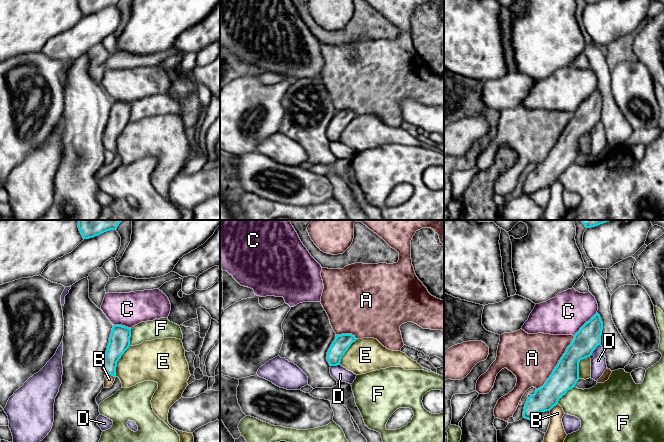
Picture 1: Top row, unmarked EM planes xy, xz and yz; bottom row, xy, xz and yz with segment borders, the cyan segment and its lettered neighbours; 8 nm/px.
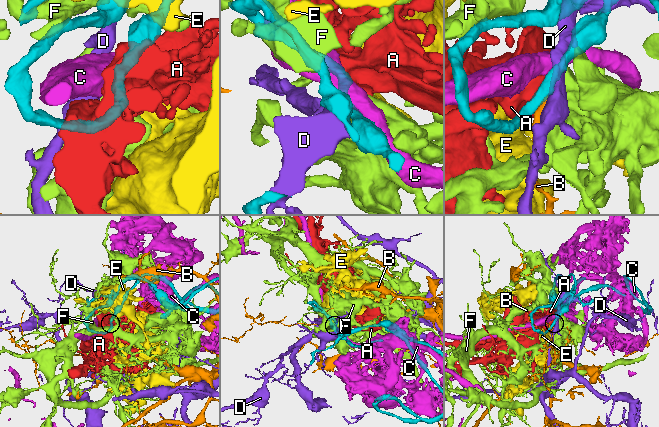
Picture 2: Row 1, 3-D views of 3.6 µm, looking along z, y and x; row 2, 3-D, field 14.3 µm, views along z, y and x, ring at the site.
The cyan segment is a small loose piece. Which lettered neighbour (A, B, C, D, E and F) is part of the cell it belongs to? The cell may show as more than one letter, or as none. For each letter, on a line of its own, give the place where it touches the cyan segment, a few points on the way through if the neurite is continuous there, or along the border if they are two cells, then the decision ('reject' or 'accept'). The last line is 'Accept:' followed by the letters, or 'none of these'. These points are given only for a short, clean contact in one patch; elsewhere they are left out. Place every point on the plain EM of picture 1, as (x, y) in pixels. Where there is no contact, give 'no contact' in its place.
A: contact yz (557, 140); reject
B: contact xy (111, 150); reject
C: contact yz (584, 100); reject
D: contact yz (594, 125); reject
E: contact xy (118, 136); way xy (119, 117), (118, 136), (149, 137); accept
F: contact yz (564, 170); reject
Accept: E

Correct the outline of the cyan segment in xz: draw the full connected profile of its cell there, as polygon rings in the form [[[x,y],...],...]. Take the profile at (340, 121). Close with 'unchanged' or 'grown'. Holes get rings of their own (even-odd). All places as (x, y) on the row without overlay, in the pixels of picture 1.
[[[352,110],[336,111],[326,134],[330,142],[341,141],[356,151],[389,143],[423,146],[417,137],[412,136],[405,129],[389,126],[377,115],[356,115]]]; grown

